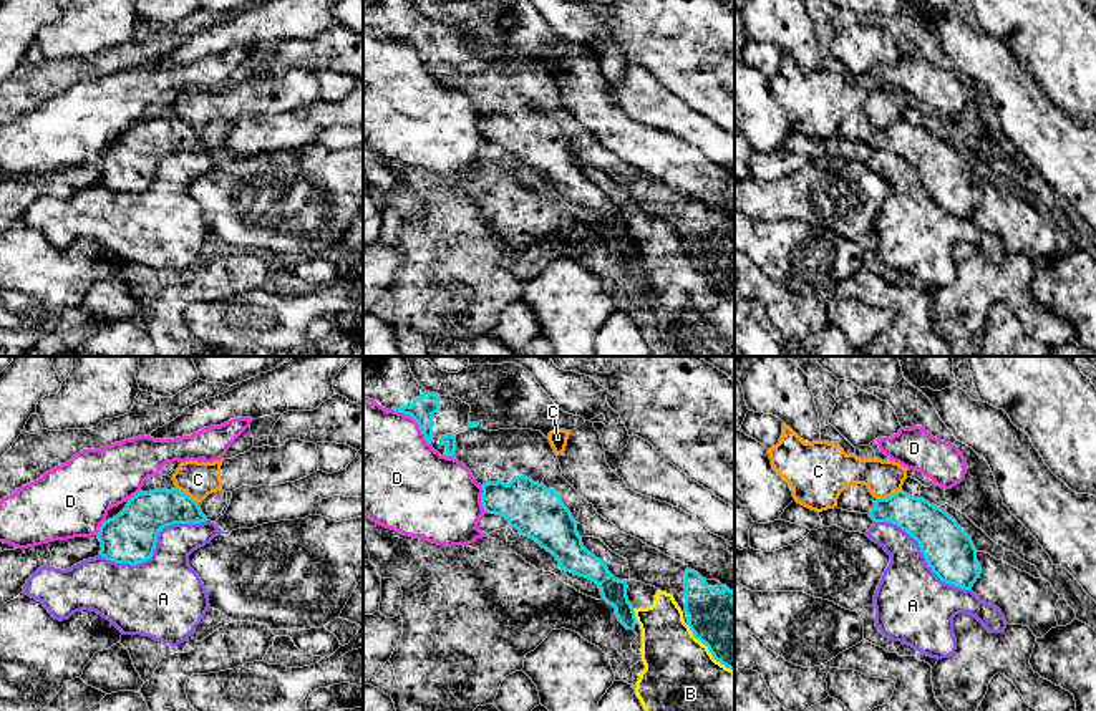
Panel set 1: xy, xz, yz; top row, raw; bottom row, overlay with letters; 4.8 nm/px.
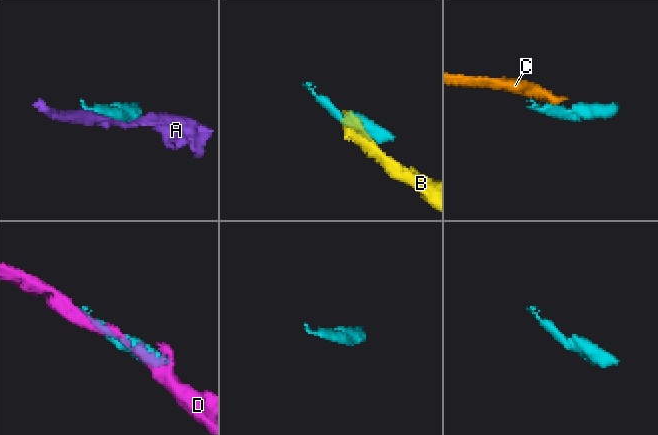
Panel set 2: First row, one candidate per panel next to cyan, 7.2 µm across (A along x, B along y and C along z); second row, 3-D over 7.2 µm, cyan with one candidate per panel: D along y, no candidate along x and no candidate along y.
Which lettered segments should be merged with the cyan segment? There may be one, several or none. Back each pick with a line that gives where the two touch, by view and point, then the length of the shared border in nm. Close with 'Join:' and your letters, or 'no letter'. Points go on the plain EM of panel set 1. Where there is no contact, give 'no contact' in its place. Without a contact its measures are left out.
Join: no letter

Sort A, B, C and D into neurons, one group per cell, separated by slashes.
A / B C / D

